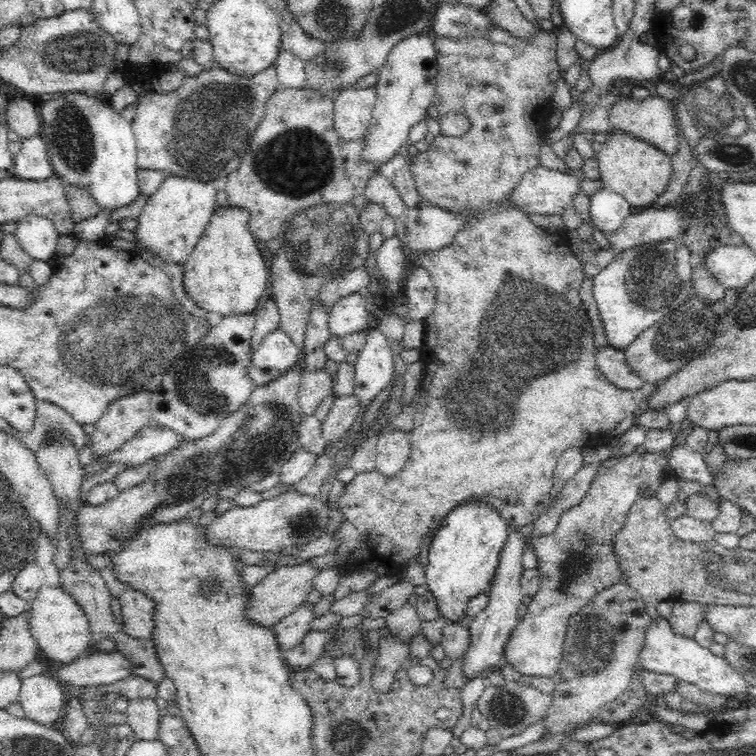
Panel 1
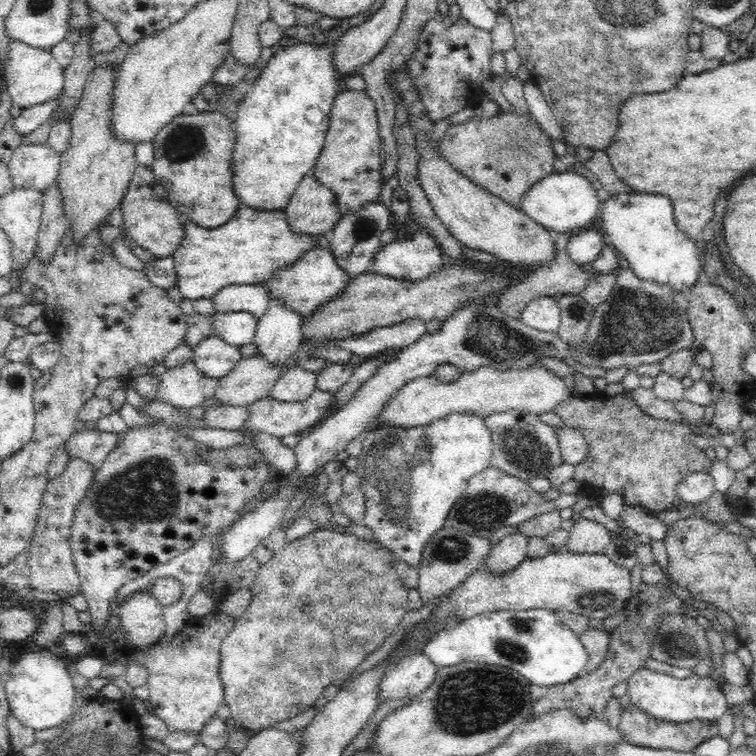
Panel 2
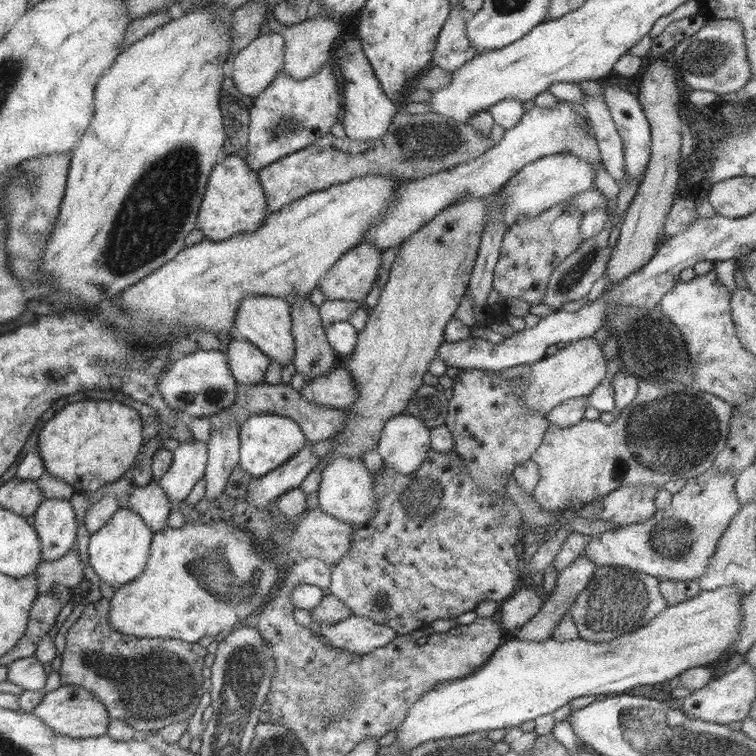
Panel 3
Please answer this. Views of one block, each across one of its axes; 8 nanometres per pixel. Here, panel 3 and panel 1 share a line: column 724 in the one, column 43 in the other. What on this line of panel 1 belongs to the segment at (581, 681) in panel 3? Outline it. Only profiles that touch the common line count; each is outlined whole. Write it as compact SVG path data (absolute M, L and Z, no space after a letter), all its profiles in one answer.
M46 585L38 590L35 599L29 603L30 632L46 658L59 660L65 665L85 653L91 636L89 620L71 594L68 594L60 585Z

